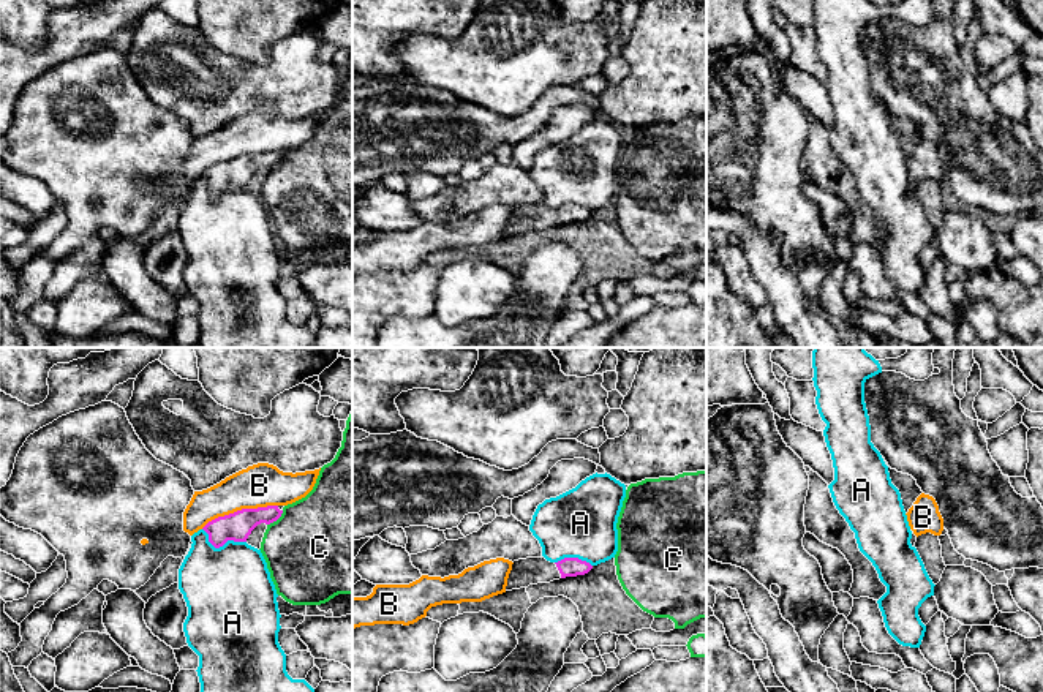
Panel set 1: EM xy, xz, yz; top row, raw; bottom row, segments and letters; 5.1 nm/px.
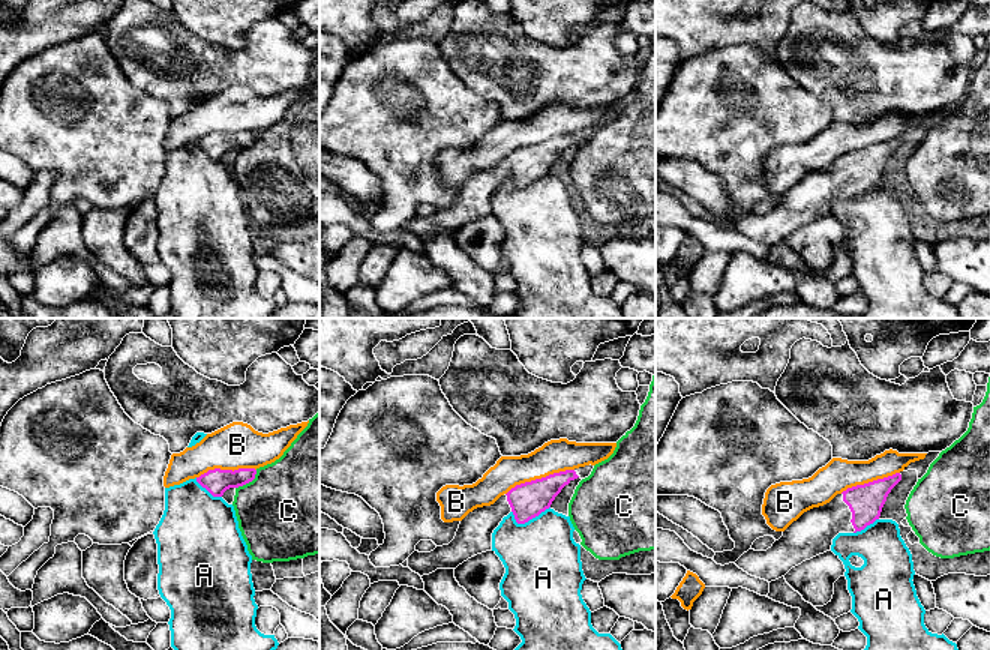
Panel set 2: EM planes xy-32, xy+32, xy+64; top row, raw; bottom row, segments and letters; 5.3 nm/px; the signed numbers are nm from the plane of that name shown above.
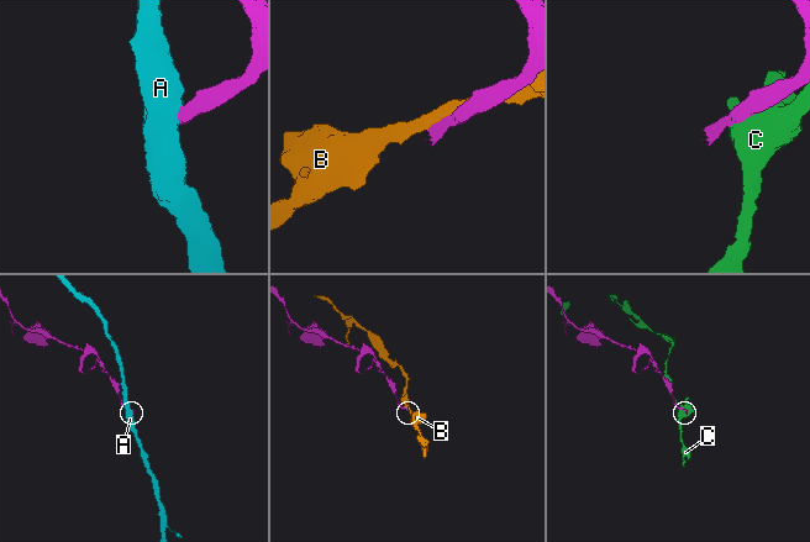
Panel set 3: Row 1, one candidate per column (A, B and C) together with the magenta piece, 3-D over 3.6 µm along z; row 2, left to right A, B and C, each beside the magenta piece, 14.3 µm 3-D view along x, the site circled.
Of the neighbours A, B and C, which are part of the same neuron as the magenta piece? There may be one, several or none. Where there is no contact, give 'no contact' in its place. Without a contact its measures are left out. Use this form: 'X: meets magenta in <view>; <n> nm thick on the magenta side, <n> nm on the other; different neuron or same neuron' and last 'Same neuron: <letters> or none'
A: meets magenta in xy; 150 nm thick on the magenta side, 440 nm on the other; different neuron
B: meets magenta in xy; 150 nm thick on the magenta side, 220 nm on the other; different neuron
C: meets magenta in xy; 150 nm thick on the magenta side, 500 nm on the other; different neuron
Same neuron: none

